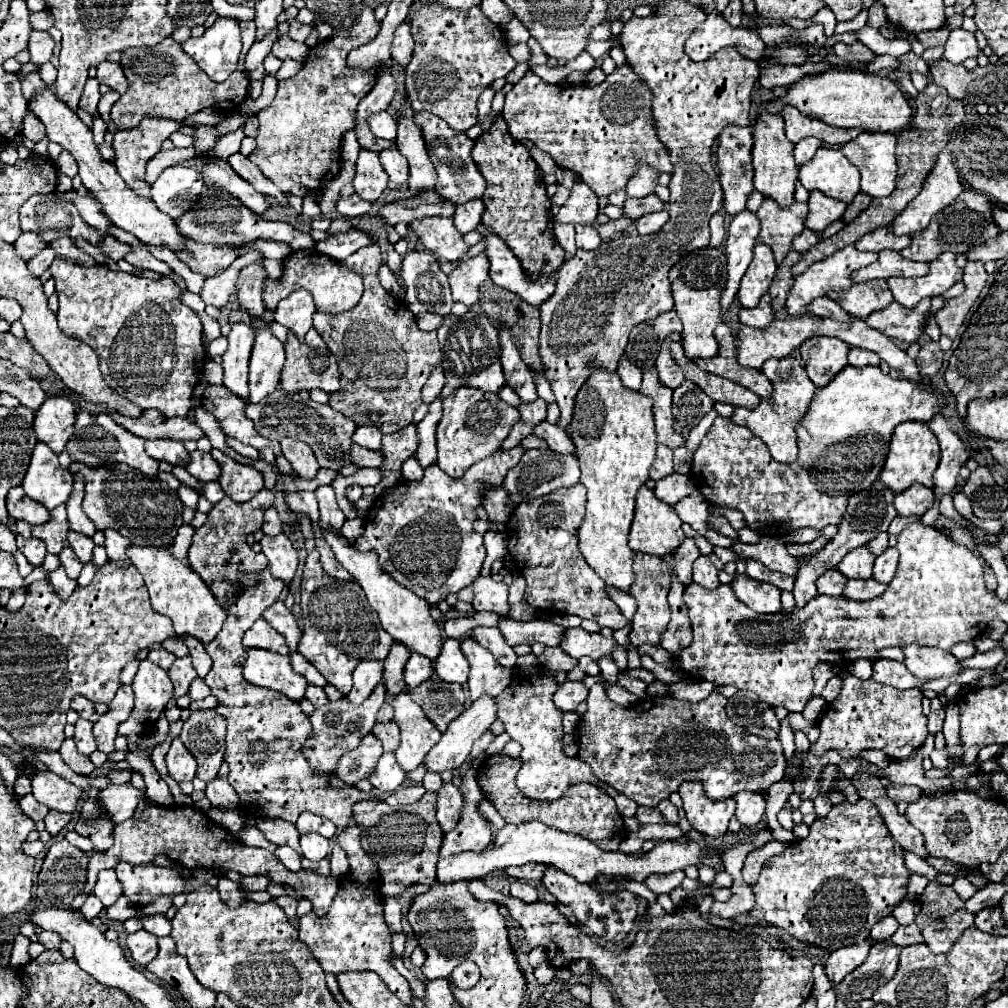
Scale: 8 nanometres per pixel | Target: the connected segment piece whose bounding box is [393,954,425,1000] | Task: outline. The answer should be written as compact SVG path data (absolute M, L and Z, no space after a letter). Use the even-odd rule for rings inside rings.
M393 954L393 964L395 964L395 968L401 972L401 976L405 976L407 980L409 980L409 984L411 984L411 990L413 990L413 994L419 998L419 1000L423 1000L423 996L425 996L425 984L411 972L411 970L407 970L405 966L403 966L403 962Z

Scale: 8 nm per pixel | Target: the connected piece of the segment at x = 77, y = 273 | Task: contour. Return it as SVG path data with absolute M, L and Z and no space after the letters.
M59 258L51 264L51 276L55 278L59 294L57 320L61 330L69 336L81 338L95 350L105 382L139 408L157 408L165 416L185 418L191 406L193 388L201 378L207 356L201 318L181 302L181 286L171 278L137 278L121 270L109 270L107 266L77 266Z

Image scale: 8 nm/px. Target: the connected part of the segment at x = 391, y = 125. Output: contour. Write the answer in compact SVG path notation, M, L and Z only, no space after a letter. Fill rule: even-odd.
M377 112L367 118L367 124L375 136L395 140L397 138L397 122L391 118L389 112Z

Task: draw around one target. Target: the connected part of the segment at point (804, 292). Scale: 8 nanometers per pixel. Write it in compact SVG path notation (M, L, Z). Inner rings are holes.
M853 244L837 250L833 256L809 266L801 276L795 278L795 284L789 292L789 298L787 298L787 312L789 314L801 314L803 308L813 300L813 298L819 298L819 296L825 296L829 290L845 290L845 288L851 288L853 286L853 278L851 274L857 272L859 268L863 266L869 266L877 260L877 254L875 252L861 252L857 250Z

